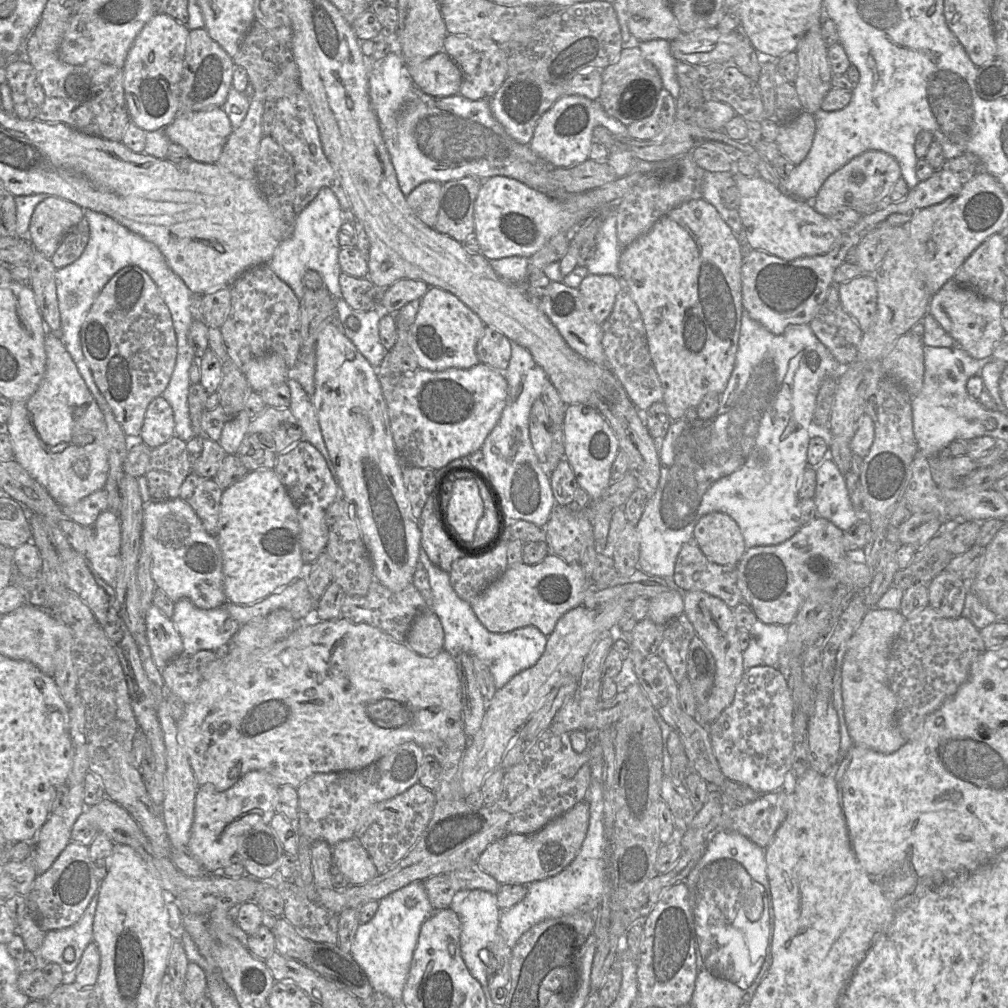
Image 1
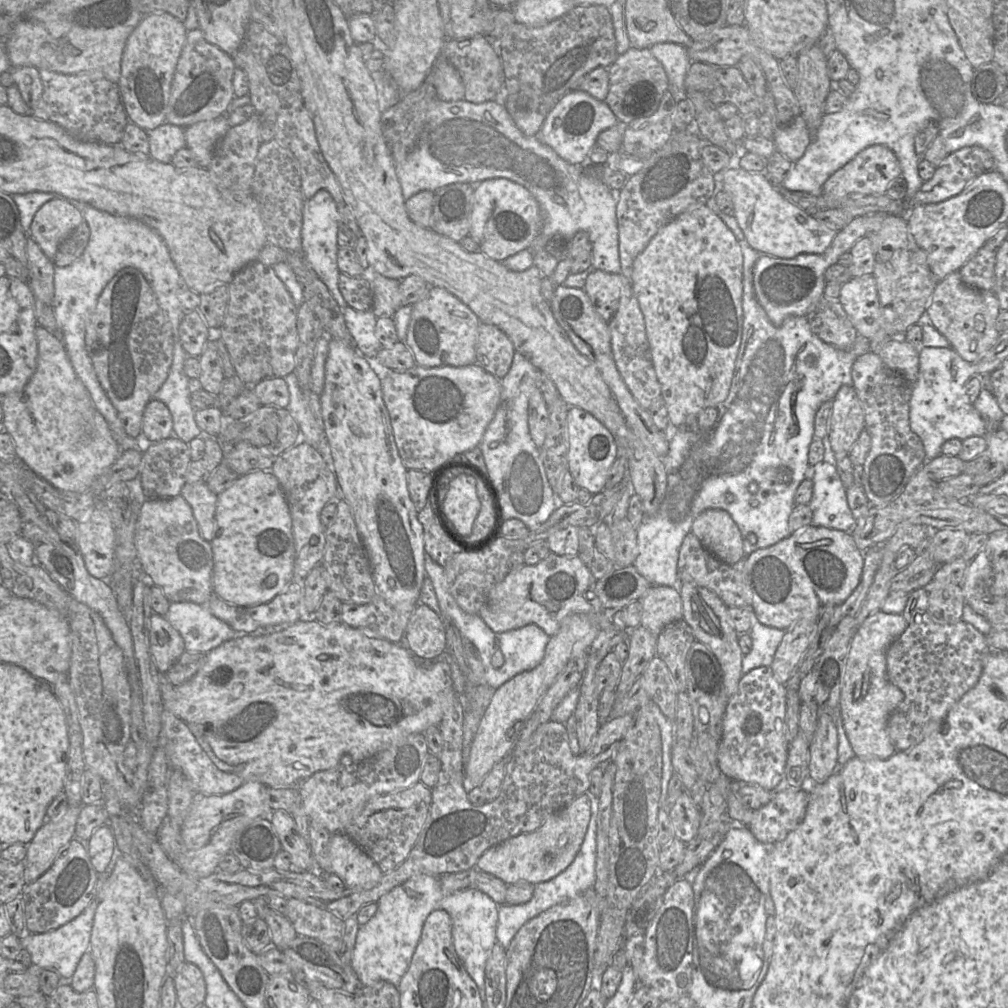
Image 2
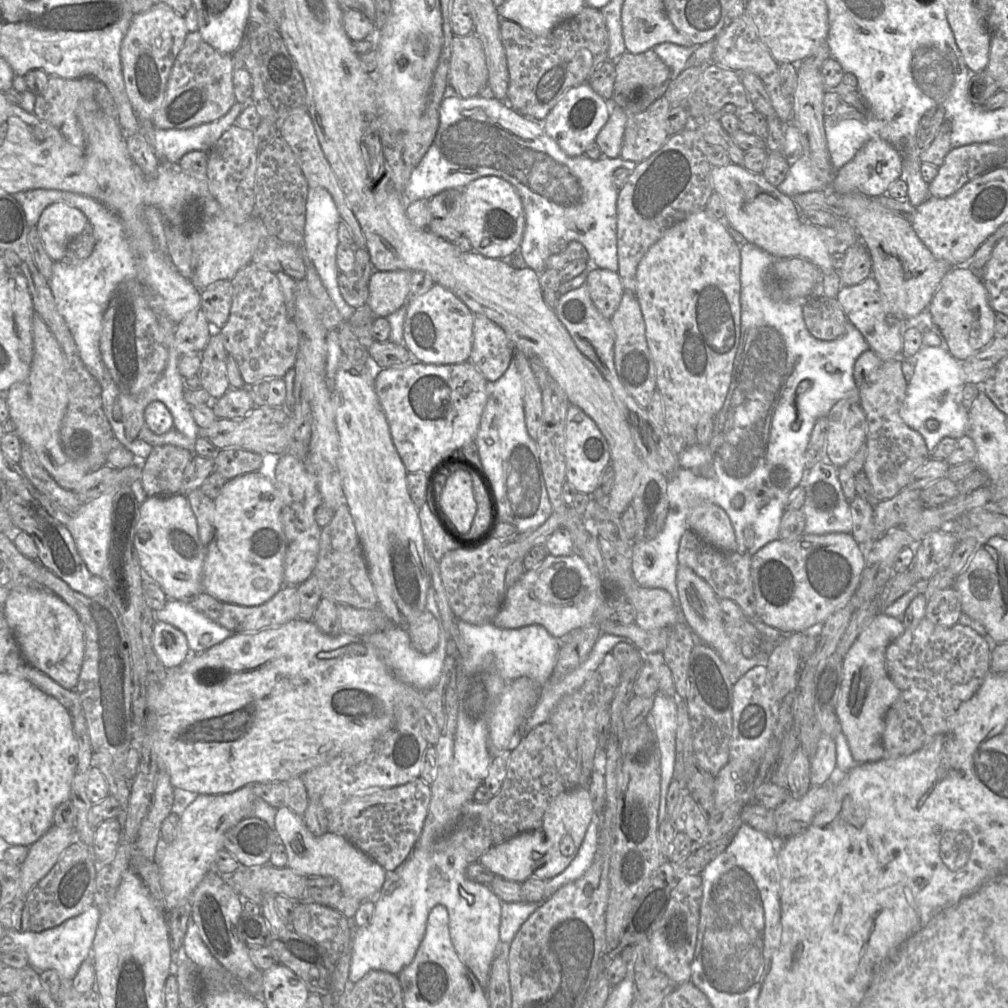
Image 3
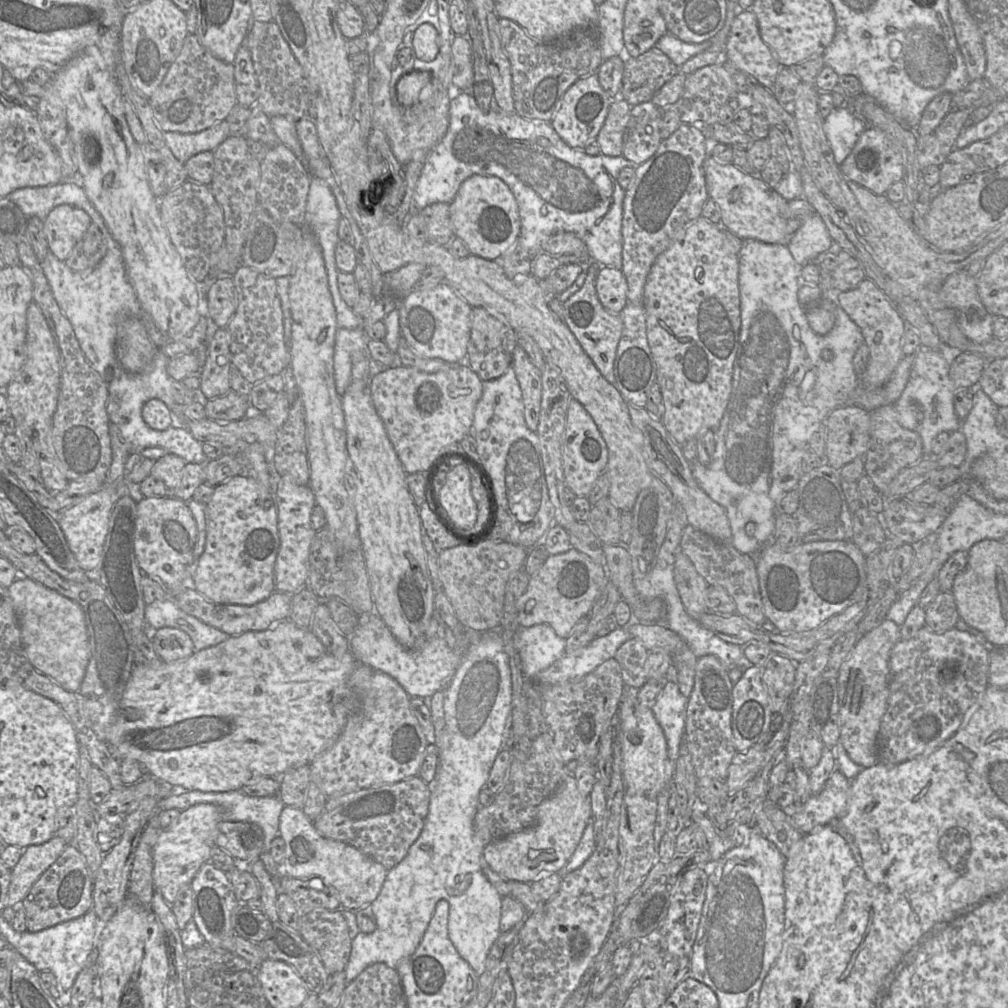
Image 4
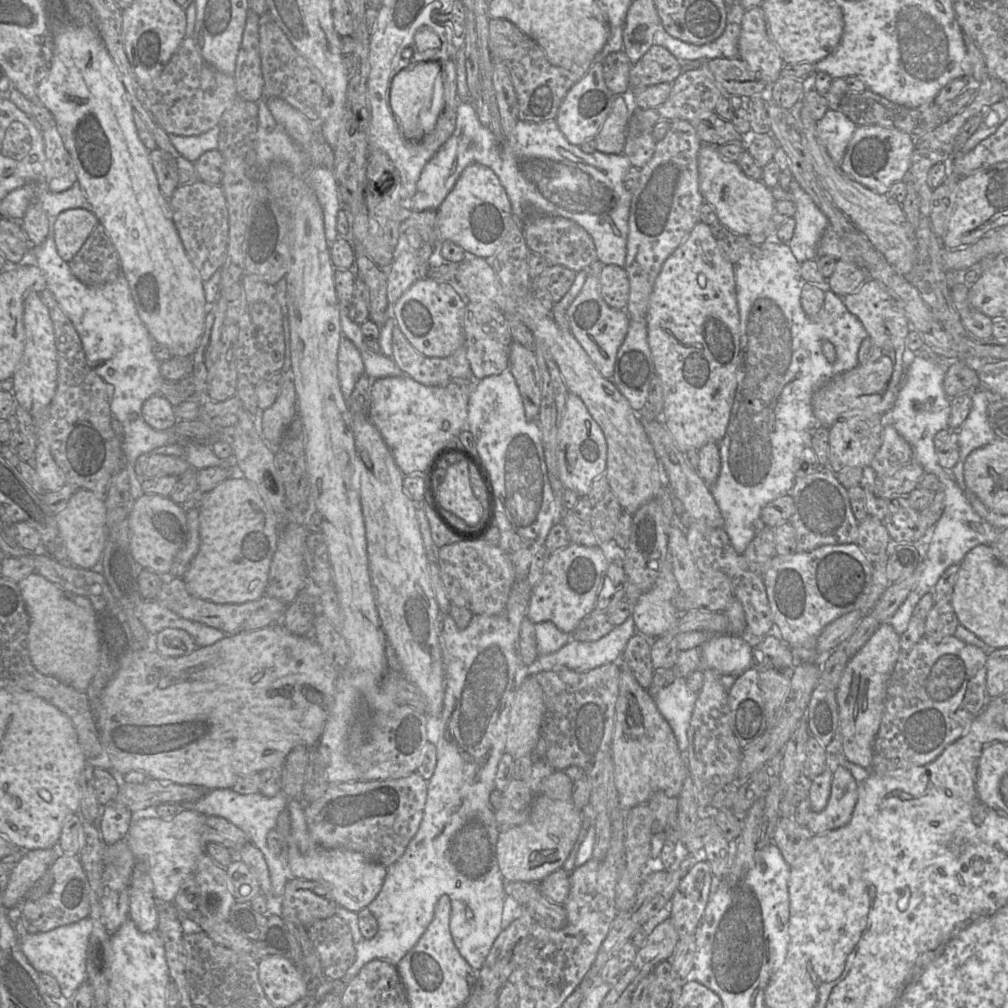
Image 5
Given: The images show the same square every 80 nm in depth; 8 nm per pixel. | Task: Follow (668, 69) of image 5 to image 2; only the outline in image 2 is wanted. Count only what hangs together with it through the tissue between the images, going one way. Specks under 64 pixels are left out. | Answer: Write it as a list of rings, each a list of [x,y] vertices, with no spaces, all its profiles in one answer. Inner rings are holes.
[[[630,47],[608,67],[608,75],[609,89],[604,102],[618,120],[617,123],[624,125],[635,119],[651,116],[669,87],[668,77],[662,64],[649,48]]]

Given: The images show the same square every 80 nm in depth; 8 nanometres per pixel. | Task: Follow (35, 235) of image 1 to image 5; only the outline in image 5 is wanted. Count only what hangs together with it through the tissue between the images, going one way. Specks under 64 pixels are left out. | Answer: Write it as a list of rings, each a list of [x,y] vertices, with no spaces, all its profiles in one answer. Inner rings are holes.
[[[85,208],[67,209],[51,221],[57,252],[67,263],[99,222],[95,214]]]

